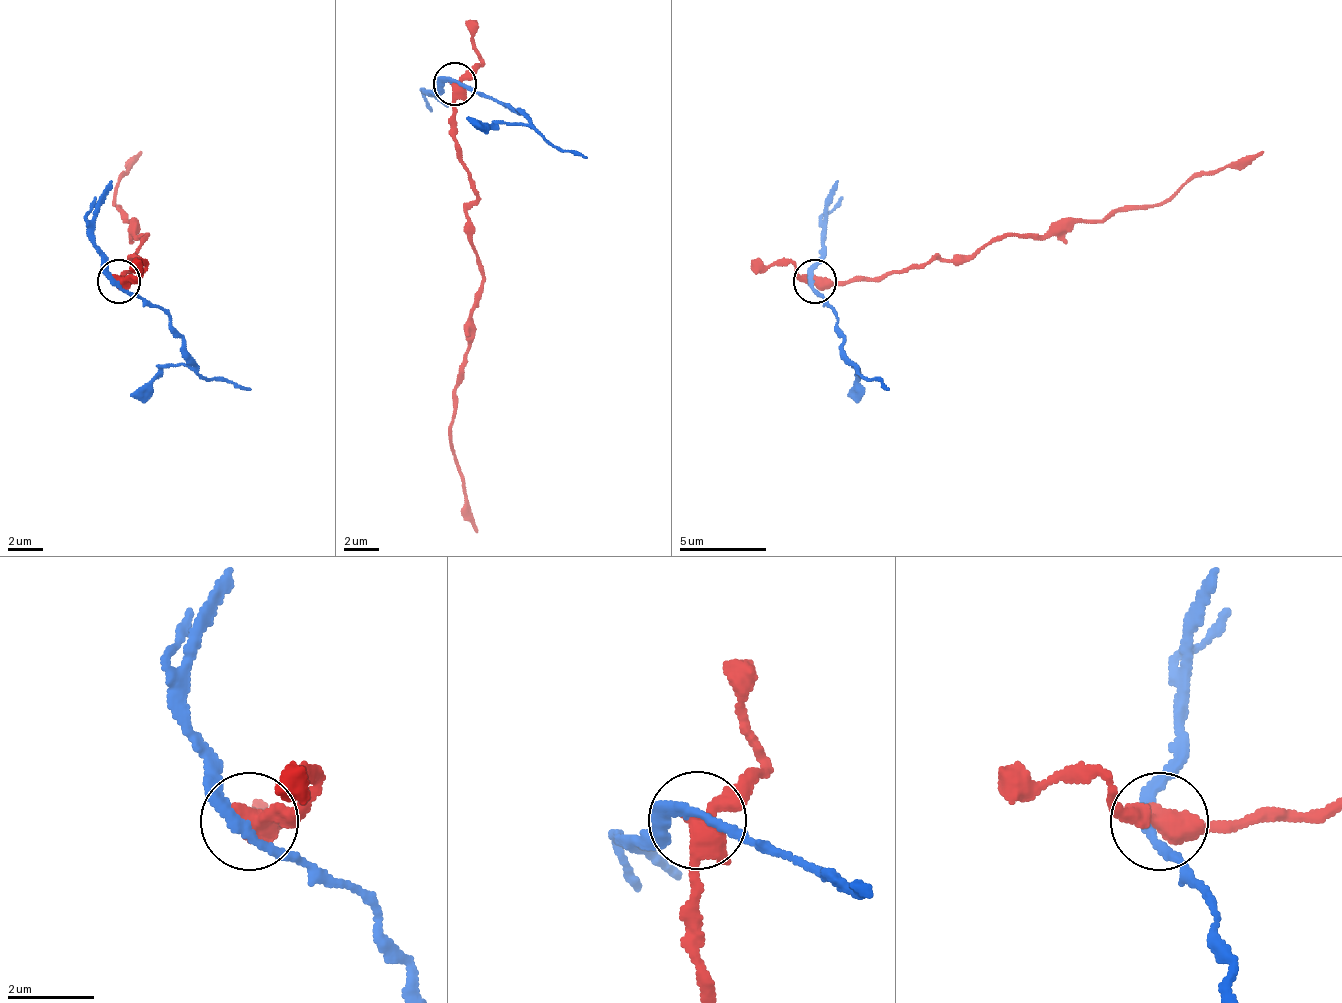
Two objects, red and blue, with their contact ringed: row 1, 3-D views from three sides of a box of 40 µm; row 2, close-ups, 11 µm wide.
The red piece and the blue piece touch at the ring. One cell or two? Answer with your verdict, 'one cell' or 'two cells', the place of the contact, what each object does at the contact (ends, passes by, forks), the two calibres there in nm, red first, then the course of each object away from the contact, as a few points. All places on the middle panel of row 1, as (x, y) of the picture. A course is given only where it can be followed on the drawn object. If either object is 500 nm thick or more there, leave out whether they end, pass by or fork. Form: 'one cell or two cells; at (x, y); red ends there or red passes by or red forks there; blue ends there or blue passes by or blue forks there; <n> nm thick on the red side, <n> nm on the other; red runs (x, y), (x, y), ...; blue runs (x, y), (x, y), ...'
two cells; at (455, 83); red forks there; blue passes by; 380 nm thick on the red side, 240 nm on the other; red runs (456, 82), (456, 152), (473, 191), (469, 243), (482, 299), (451, 429), (464, 516), (477, 534); blue runs (456, 82), (521, 113), (547, 139), (586, 156)

